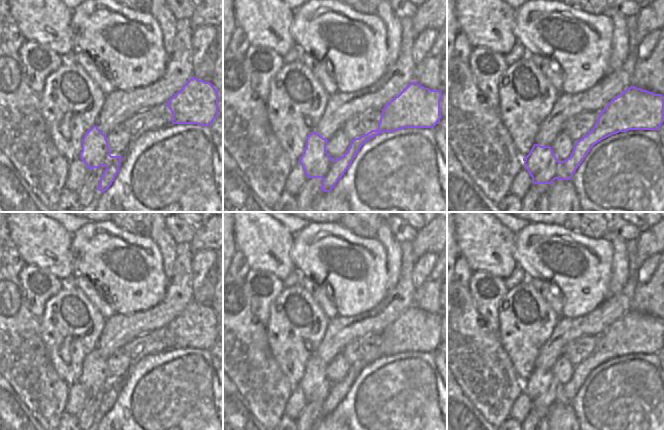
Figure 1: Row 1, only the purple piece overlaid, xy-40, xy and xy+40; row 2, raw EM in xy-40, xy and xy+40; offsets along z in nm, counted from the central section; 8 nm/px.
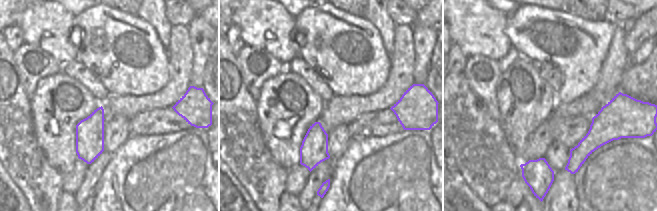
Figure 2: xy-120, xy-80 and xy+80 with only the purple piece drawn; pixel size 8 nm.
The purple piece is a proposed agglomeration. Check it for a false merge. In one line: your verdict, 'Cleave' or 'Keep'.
Keep.

